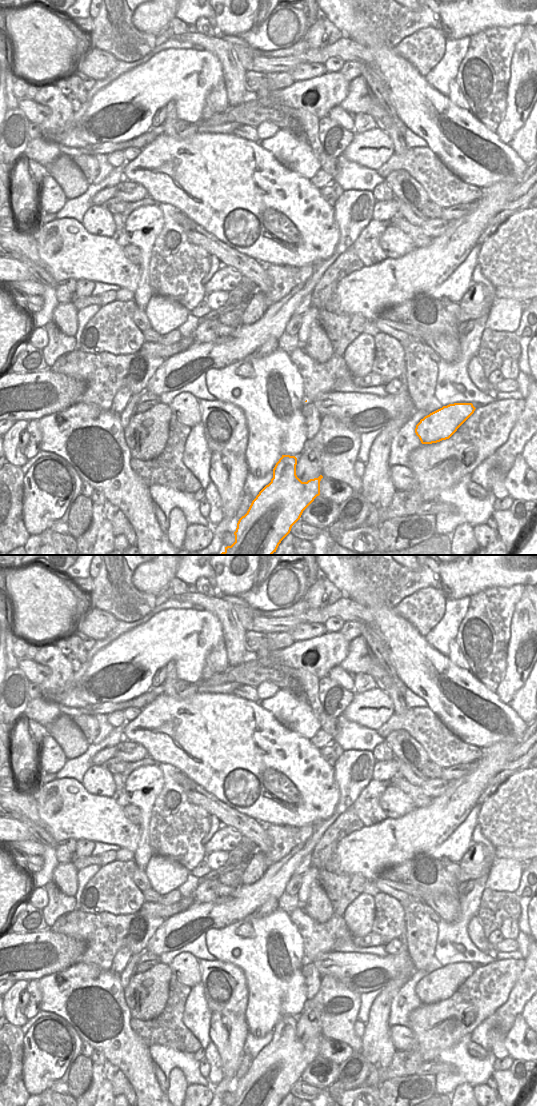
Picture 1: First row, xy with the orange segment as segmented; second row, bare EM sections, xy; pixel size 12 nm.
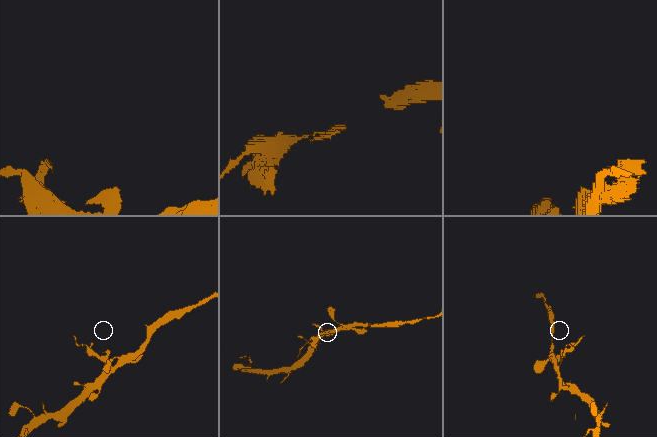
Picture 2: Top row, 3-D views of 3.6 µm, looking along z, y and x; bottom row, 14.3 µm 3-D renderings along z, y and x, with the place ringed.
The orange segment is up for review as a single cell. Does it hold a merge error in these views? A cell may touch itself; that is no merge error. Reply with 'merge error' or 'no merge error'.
merge error

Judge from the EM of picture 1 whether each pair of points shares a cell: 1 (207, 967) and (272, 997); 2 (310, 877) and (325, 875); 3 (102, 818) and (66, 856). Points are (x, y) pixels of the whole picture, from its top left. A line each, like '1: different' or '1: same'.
1: different
2: different
3: different

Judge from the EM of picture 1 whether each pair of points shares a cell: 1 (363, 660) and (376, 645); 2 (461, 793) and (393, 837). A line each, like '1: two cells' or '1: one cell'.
1: two cells
2: one cell

